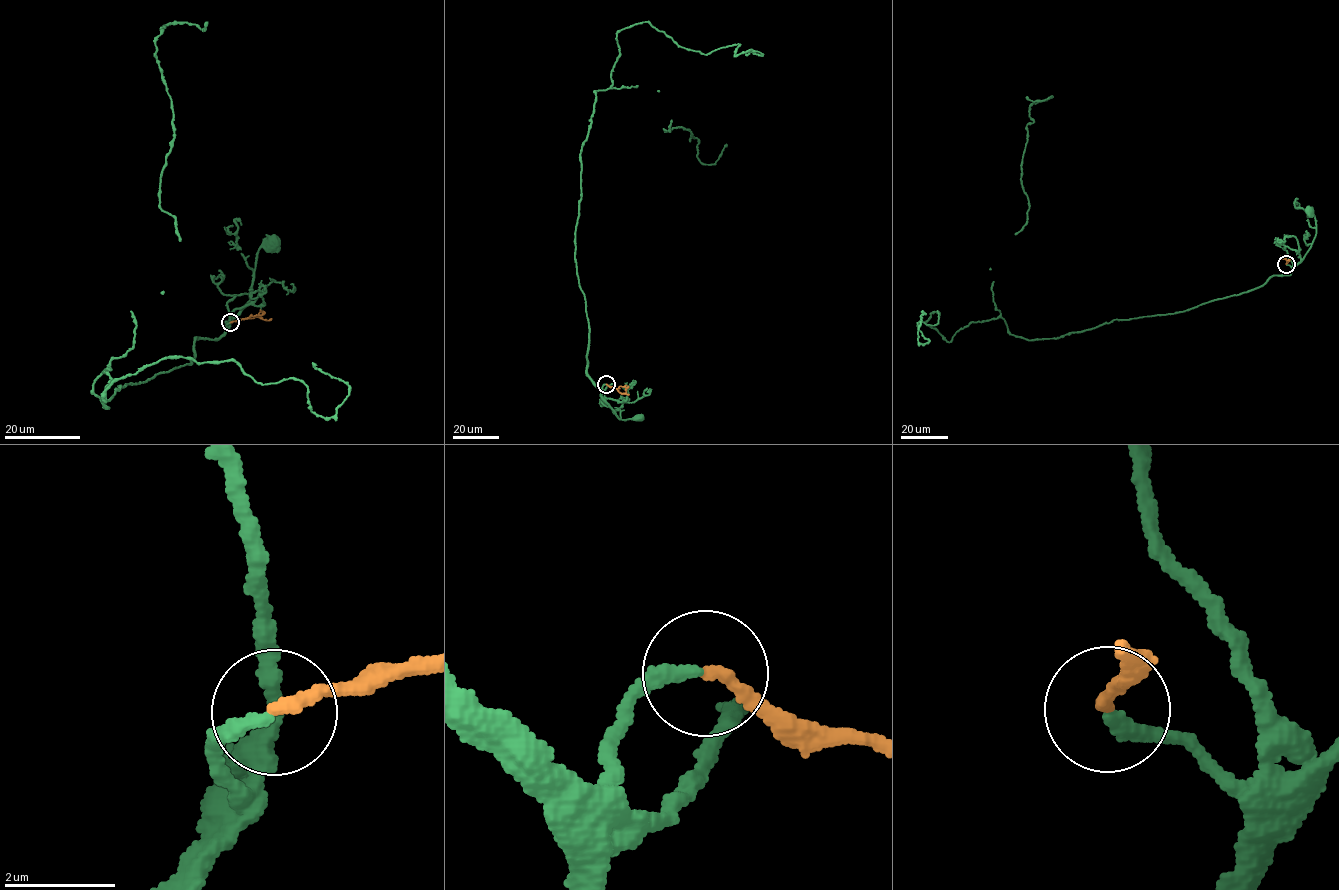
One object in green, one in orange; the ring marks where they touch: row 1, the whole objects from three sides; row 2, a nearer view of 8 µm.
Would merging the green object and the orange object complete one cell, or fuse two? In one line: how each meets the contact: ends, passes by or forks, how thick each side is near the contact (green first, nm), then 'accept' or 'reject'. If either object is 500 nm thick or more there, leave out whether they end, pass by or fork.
green ends | orange ends | 260/240 nm | accept

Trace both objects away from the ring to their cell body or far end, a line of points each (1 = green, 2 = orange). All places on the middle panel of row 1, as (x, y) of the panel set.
1: (606, 384), (603, 386), (602, 399), (618, 417), (640, 417)
2: (606, 384), (629, 395)

